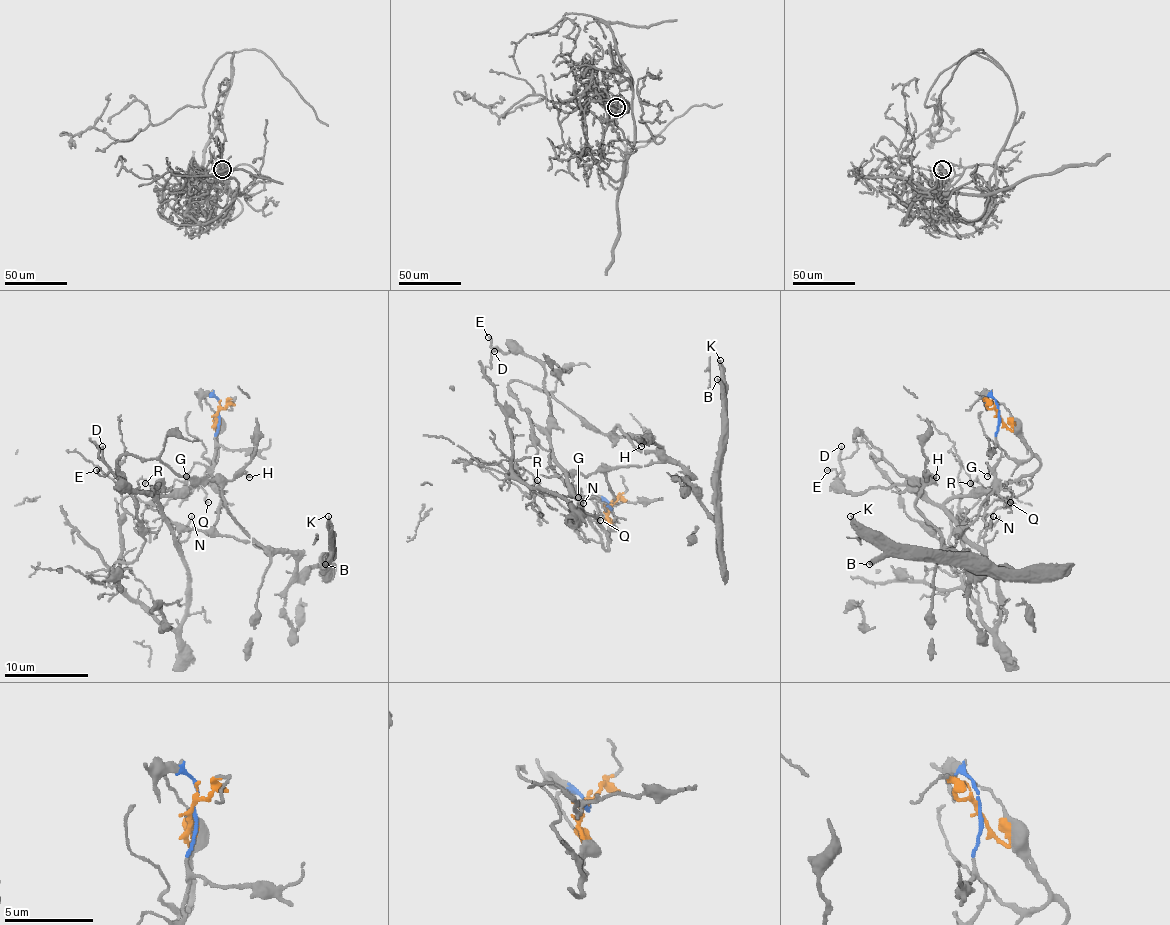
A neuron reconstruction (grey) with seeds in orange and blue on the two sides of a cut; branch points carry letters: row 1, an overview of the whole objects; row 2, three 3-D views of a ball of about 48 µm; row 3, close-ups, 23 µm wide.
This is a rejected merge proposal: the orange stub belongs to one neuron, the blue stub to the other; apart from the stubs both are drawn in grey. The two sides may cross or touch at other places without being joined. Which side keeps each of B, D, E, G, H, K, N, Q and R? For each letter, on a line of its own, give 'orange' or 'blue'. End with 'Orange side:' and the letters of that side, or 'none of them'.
B: blue
D: orange
E: orange
G: blue
H: blue
K: blue
N: orange
Q: orange
R: orange
Orange side: D, E, N, Q, R

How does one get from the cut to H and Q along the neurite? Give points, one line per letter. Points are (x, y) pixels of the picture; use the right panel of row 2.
H: (998, 412), (995, 443), (1002, 456), (995, 467), (995, 490), (949, 547), (915, 505), (930, 473), (936, 477)
Q: (998, 412), (1040, 462), (1033, 471), (1012, 484), (1010, 503)

